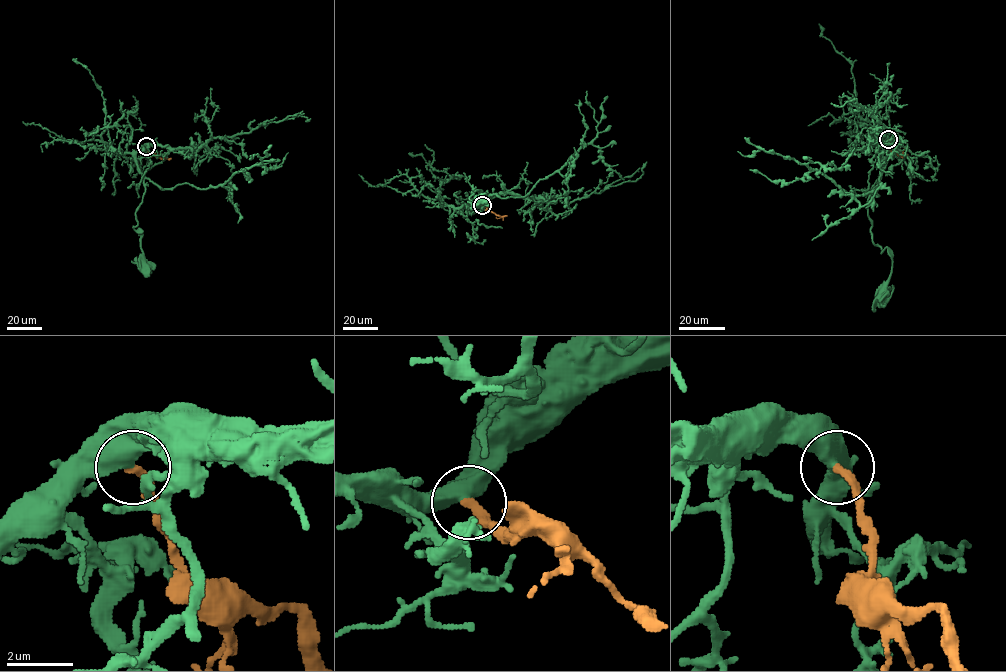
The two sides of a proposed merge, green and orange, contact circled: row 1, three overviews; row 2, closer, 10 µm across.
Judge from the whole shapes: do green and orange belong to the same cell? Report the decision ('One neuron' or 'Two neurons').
One neuron

